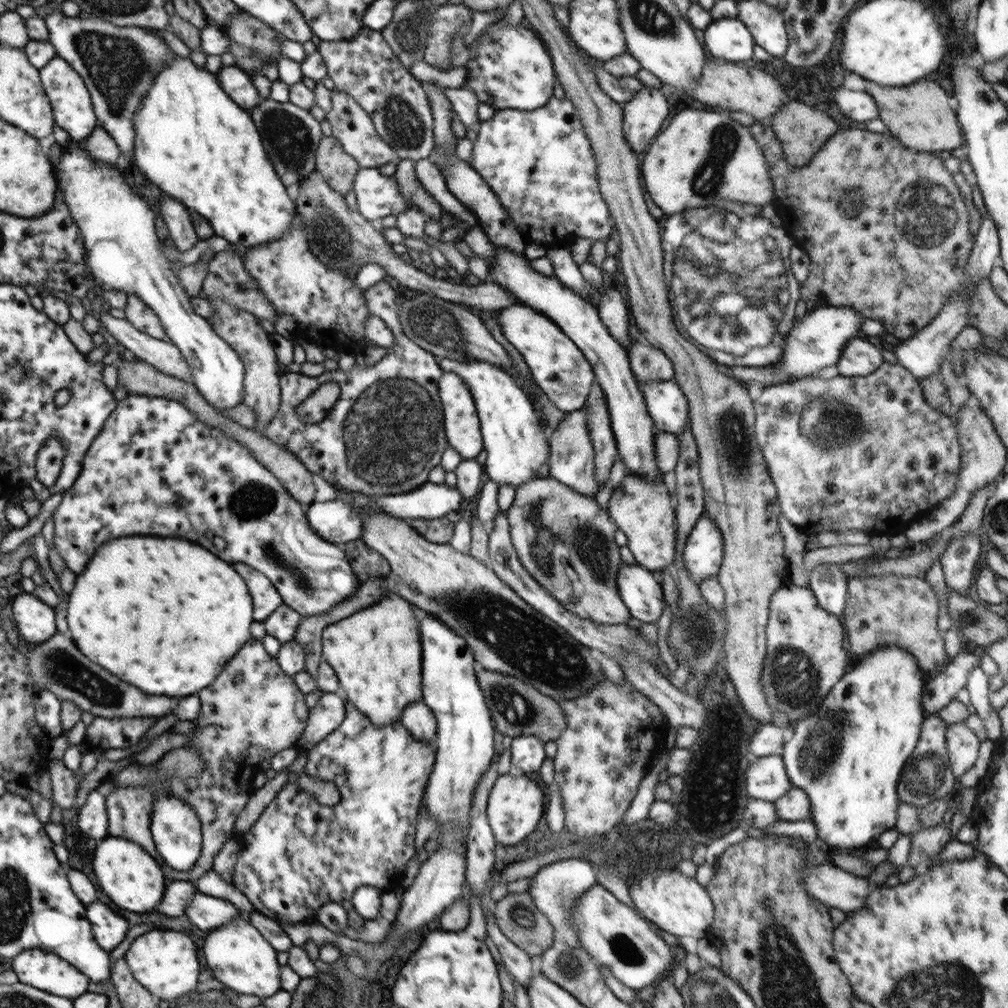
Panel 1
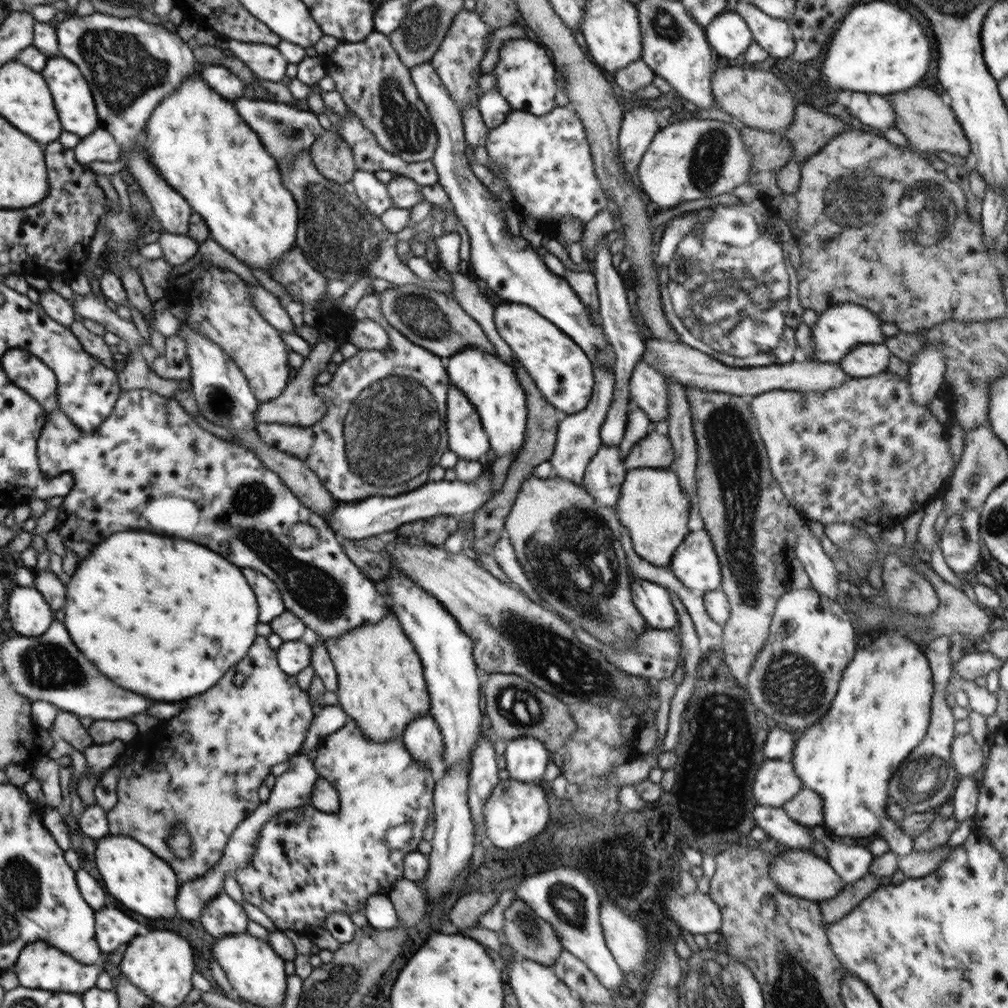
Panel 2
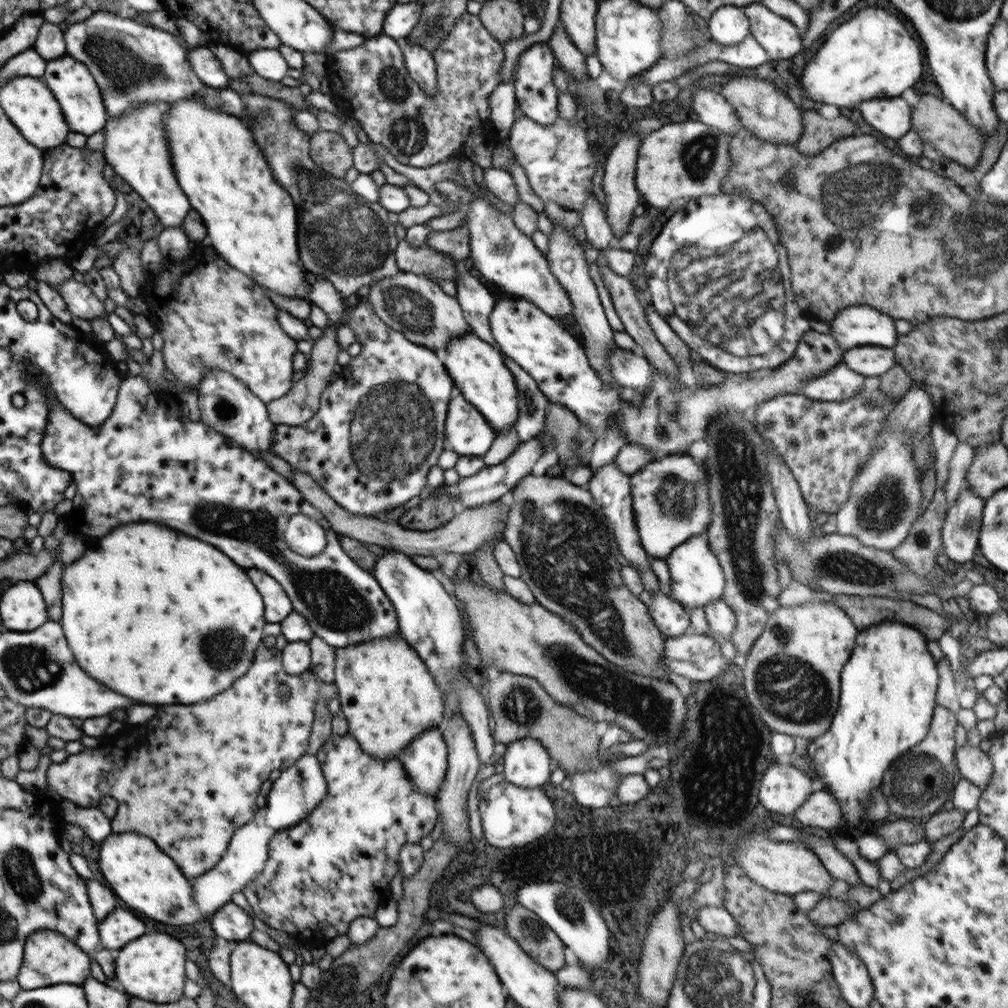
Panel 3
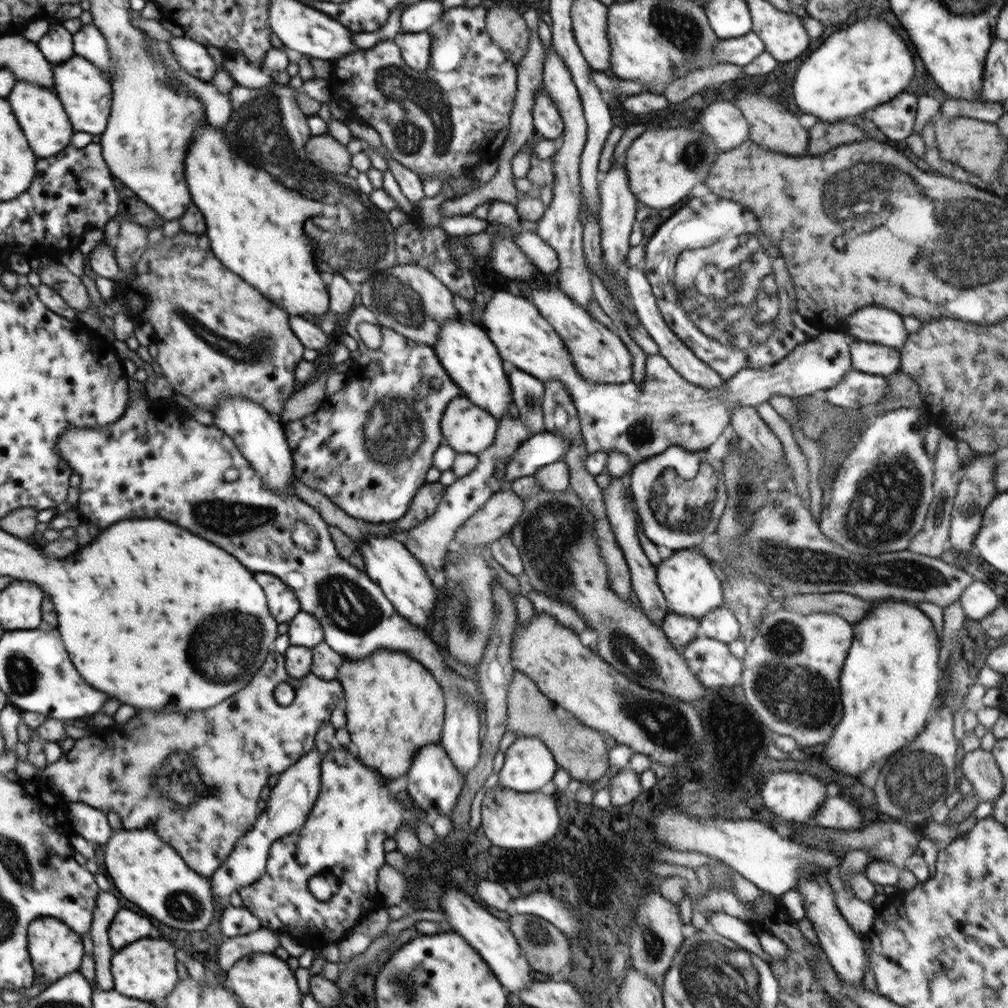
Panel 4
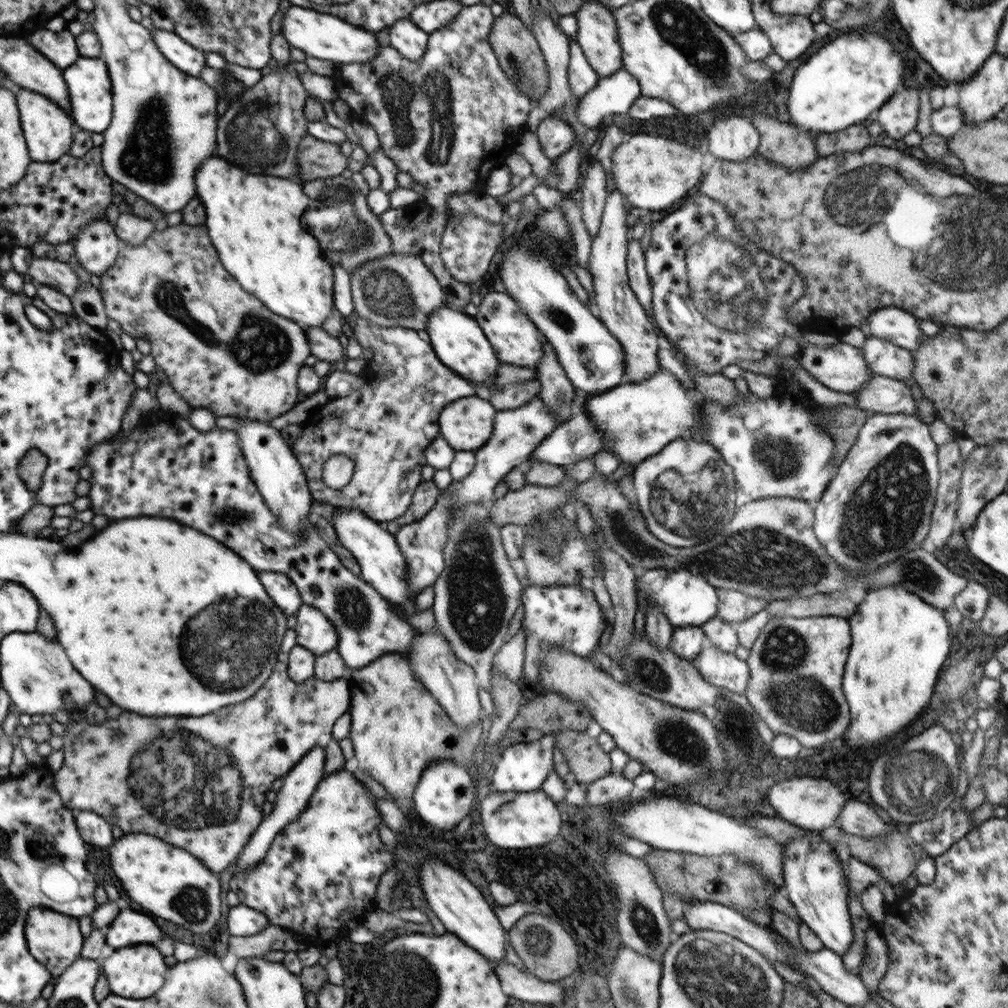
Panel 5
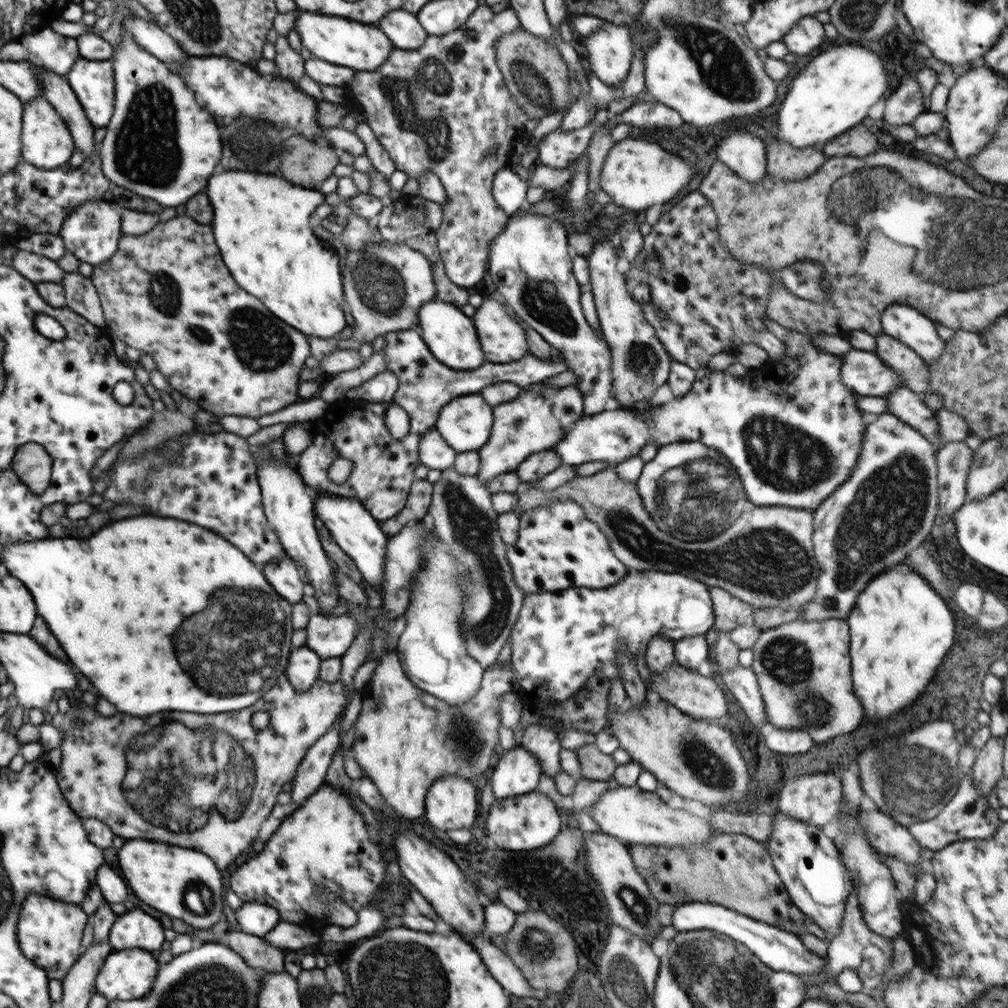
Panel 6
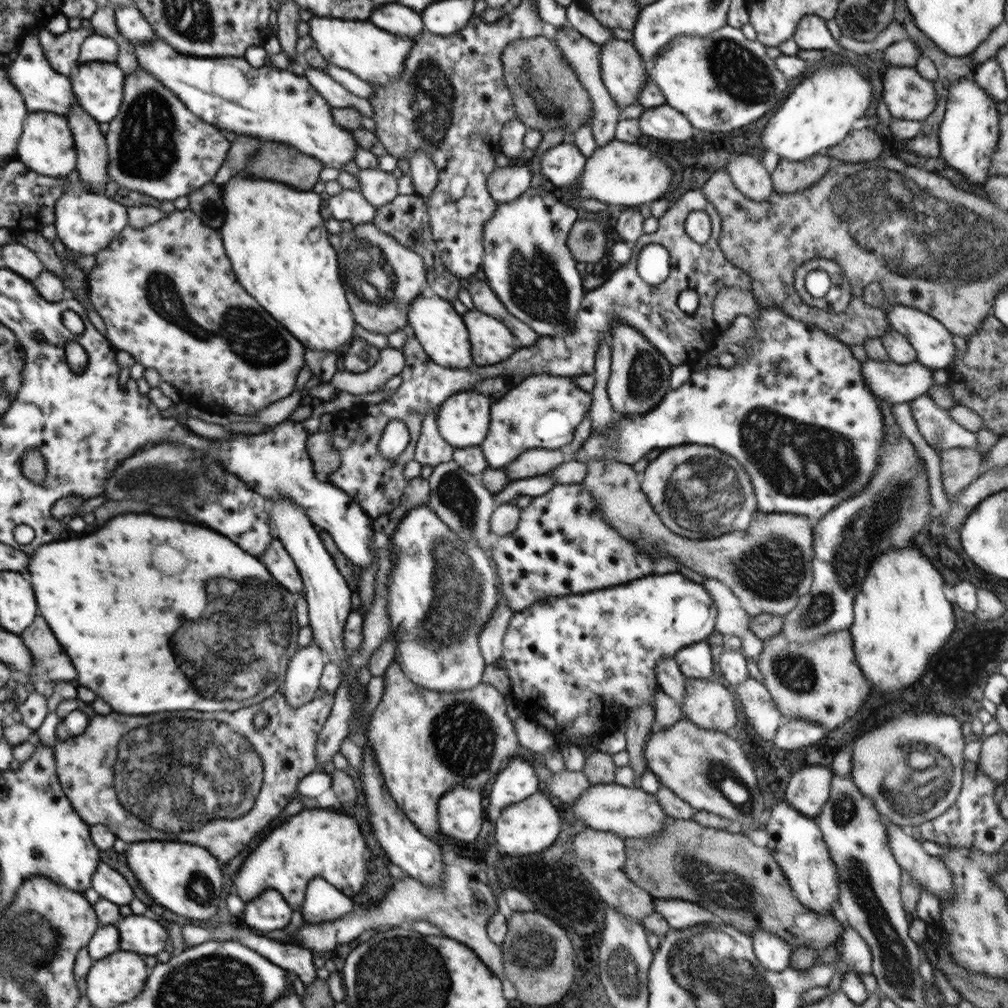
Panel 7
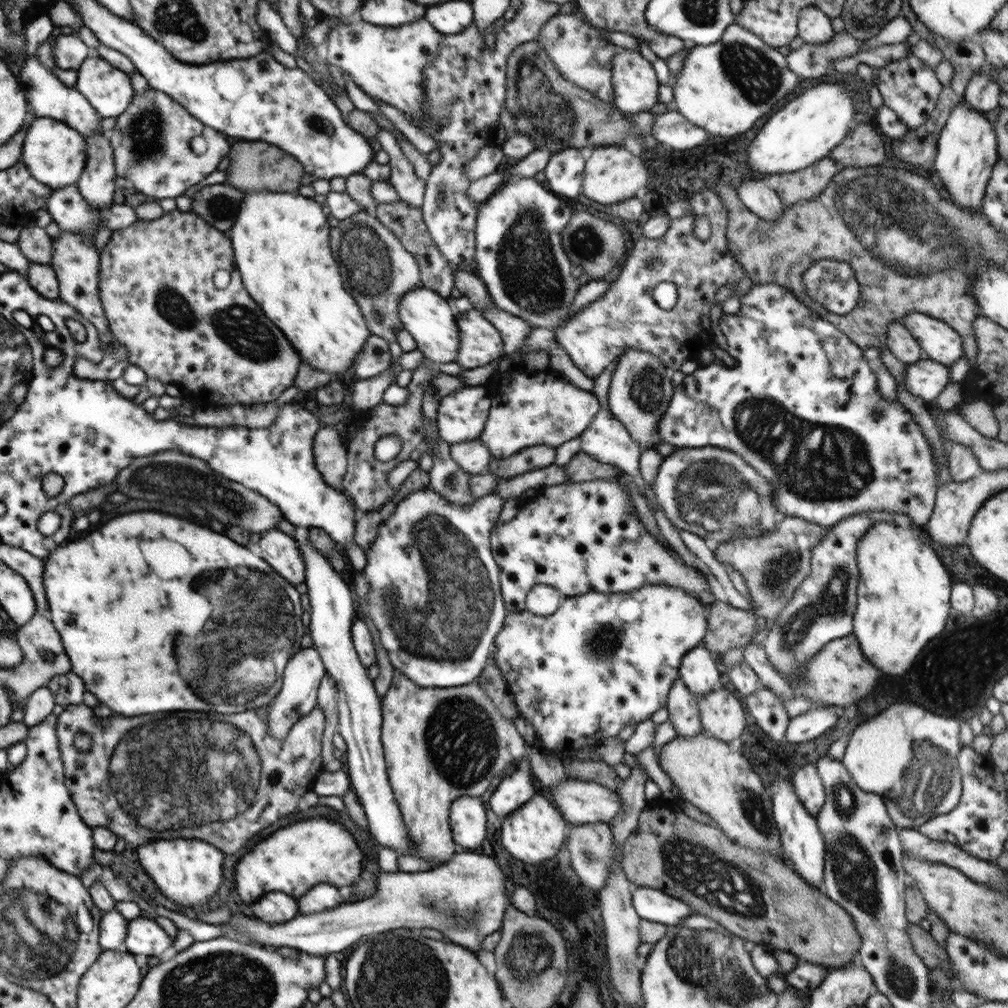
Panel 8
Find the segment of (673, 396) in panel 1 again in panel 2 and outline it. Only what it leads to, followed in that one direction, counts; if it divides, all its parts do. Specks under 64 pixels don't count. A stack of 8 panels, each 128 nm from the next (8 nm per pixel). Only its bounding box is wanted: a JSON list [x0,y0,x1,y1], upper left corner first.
[629,360,669,426]

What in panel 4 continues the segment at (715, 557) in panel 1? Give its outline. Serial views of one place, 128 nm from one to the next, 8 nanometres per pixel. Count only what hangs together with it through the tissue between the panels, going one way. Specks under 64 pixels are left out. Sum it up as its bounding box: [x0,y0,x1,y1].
[656,547,725,619]

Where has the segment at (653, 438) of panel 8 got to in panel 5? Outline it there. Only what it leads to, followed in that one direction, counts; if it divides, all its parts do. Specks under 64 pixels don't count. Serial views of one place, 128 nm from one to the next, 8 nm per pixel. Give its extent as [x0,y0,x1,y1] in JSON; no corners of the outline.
[588,189,660,382]

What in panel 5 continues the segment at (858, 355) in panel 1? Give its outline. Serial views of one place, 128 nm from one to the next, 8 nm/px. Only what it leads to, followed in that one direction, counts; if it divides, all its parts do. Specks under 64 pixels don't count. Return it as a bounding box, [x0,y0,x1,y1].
[862,336,923,400]

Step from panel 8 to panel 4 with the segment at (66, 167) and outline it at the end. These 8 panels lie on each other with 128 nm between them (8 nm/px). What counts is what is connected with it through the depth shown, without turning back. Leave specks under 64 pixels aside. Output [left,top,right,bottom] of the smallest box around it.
[5,80,76,159]

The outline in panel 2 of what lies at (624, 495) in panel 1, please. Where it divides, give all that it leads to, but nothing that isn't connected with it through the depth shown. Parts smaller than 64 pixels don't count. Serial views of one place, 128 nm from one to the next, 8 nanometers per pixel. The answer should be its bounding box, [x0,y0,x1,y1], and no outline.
[615,465,691,567]

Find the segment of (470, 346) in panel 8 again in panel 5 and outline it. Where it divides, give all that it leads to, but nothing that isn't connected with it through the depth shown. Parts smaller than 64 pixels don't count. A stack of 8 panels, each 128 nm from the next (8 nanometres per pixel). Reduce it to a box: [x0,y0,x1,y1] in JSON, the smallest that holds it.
[476,287,543,369]

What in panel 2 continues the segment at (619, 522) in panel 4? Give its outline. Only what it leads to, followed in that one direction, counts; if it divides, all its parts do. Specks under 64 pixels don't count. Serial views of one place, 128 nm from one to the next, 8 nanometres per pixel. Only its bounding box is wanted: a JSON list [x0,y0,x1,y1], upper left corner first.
[582,444,627,509]

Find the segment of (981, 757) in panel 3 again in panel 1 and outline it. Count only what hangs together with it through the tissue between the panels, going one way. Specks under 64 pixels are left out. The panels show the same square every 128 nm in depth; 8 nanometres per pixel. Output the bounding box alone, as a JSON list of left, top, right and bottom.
[946,721,981,777]

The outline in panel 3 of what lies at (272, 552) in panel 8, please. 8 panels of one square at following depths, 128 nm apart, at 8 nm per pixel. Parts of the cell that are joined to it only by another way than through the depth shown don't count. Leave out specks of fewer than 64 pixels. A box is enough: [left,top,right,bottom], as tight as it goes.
[247,569,294,623]

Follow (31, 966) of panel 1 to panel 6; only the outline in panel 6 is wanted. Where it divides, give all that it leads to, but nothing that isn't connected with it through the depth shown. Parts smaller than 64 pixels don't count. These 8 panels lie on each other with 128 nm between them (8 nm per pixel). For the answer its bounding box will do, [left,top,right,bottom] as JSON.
[19,893,88,980]

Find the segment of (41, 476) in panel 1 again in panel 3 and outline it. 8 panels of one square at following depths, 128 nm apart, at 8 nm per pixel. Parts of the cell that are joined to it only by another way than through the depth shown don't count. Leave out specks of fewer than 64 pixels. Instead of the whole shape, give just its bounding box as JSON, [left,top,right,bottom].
[27,364,401,648]

